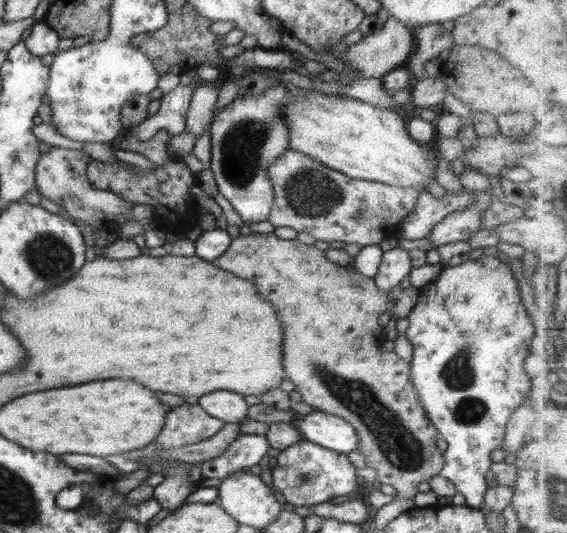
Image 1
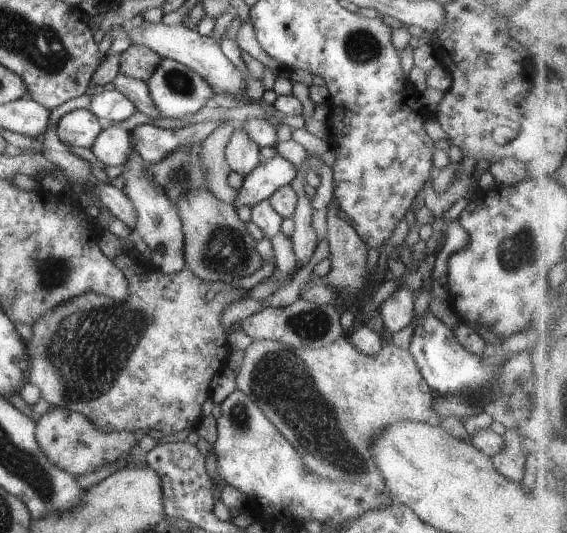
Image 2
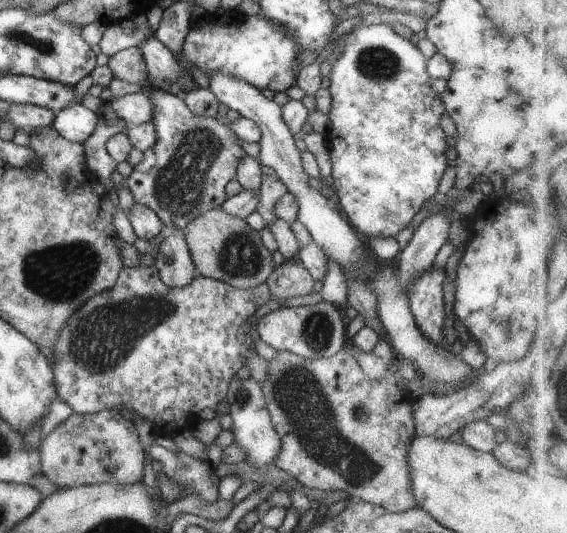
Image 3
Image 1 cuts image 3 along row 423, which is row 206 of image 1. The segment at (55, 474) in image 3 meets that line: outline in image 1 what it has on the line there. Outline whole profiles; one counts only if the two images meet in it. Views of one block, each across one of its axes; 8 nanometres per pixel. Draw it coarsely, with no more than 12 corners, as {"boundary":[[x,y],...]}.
{"boundary":[[52,147],[35,170],[62,216],[115,232],[134,204],[88,182],[92,157]]}

